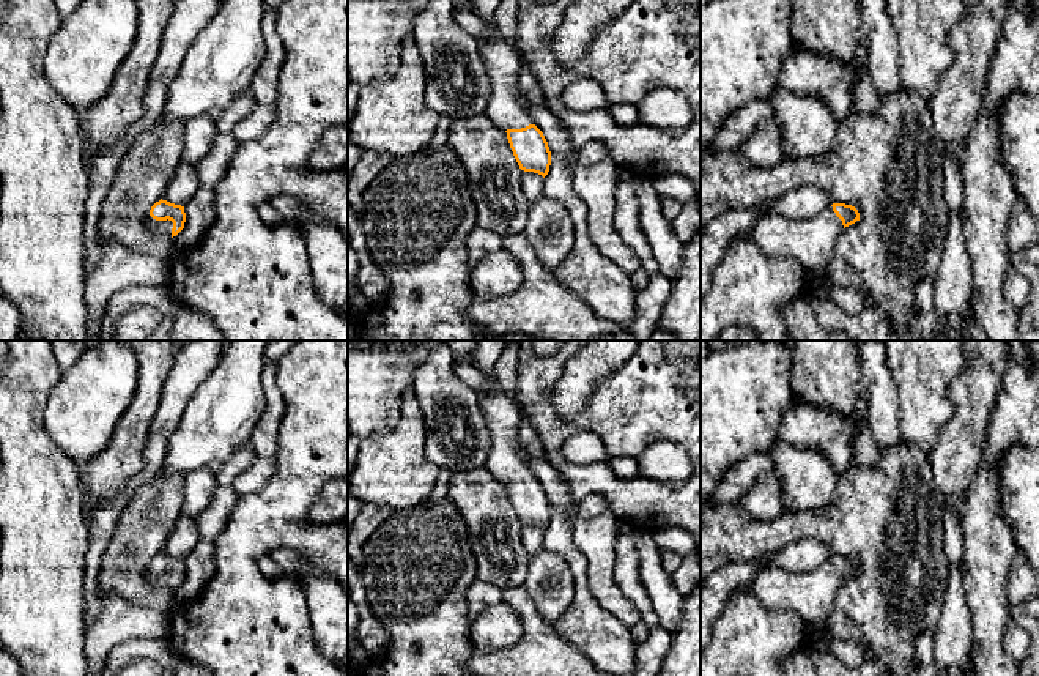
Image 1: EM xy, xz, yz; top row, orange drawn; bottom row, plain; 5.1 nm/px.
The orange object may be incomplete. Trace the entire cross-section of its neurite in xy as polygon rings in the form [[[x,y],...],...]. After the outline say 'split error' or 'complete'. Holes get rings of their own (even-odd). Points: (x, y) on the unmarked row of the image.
[[[162,552],[151,559],[146,570],[146,580],[150,586],[162,591],[176,589],[184,581],[184,575],[184,559]]]; split error

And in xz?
[[[477,340],[474,356],[474,366],[491,380],[485,391],[479,391],[480,408],[491,435],[485,468],[507,485],[520,522],[545,531],[551,518],[548,495],[518,455],[518,432],[524,411],[496,381],[496,362],[504,347],[505,340]]]; split error

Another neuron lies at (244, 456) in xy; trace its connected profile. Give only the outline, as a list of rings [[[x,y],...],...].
[[[250,441],[236,449],[231,459],[222,465],[217,473],[219,485],[231,485],[235,479],[257,459],[255,449]]]

